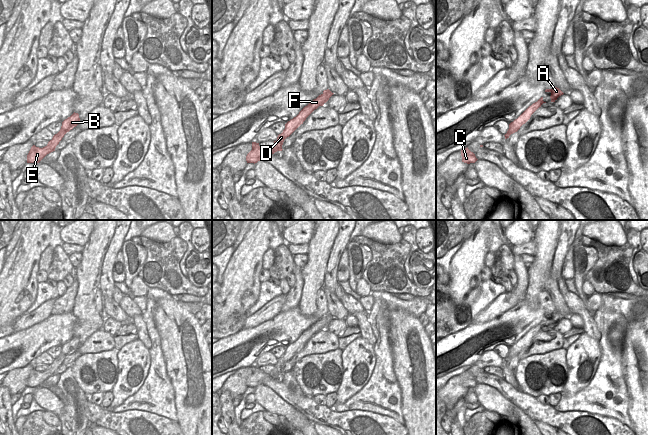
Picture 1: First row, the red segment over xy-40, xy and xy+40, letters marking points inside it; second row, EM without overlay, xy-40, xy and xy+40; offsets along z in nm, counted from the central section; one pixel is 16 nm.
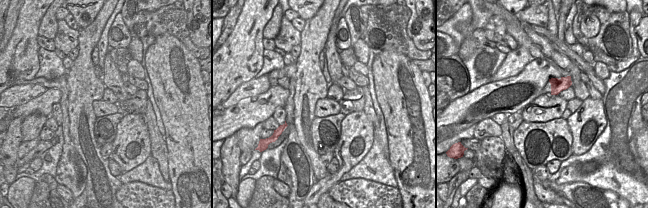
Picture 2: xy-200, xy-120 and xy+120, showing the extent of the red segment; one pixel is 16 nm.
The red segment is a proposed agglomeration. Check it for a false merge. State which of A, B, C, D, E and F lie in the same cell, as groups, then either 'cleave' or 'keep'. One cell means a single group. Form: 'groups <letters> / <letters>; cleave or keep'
groups A B C D E F; keep

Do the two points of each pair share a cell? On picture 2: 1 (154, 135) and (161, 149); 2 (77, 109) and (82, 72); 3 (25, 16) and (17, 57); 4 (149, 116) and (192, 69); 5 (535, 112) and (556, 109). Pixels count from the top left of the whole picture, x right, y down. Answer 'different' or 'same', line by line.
1: same
2: same
3: same
4: different
5: same

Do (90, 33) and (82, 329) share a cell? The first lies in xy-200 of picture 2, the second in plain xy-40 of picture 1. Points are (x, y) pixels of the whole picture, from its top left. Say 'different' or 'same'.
same

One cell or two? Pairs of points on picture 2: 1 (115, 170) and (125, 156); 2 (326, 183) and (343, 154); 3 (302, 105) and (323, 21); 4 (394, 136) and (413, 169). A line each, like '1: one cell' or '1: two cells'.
1: two cells
2: one cell
3: one cell
4: one cell

